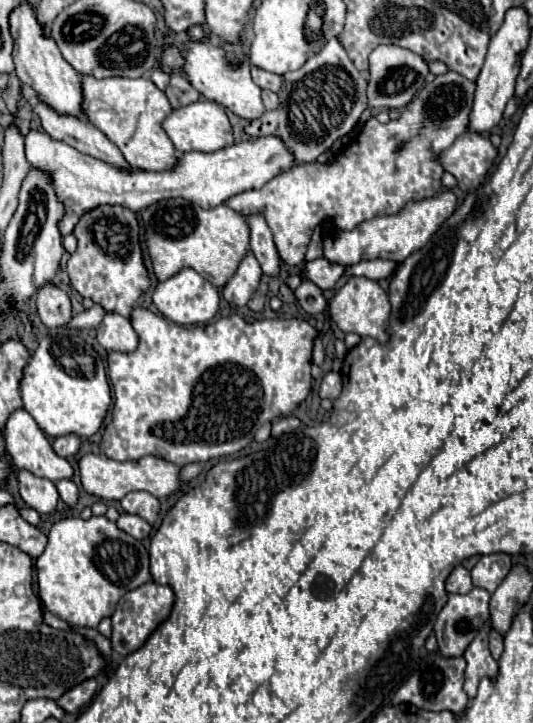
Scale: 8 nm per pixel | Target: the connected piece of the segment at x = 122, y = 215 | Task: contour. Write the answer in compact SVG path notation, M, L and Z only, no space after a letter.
M98 206L86 212L78 220L78 226L74 228L72 234L78 240L78 248L70 256L68 266L66 266L72 288L76 288L82 298L90 298L94 304L102 306L106 312L118 312L122 316L130 316L132 304L150 288L150 276L142 260L140 226L138 226L136 214L132 210L126 210L124 206Z

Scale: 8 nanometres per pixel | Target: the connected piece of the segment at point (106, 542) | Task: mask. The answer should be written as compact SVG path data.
M92 516L88 520L64 518L56 522L48 532L46 550L36 558L34 570L42 608L56 614L70 626L82 626L82 628L96 628L102 618L112 616L122 594L146 584L152 578L148 566L148 550L142 546L142 542L122 532L106 516Z

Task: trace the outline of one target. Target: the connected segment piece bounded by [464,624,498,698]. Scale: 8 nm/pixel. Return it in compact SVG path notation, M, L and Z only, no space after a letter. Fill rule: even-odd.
M486 624L484 630L480 630L480 634L472 640L472 644L464 652L464 658L468 662L464 690L470 698L474 698L476 690L478 690L478 682L482 678L490 678L494 682L496 674L498 674L498 662L492 658L490 650L488 650L488 630L490 630L490 626Z

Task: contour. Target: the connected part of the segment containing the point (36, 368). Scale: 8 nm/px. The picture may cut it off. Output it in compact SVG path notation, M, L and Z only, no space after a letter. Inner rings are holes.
M60 328L60 332L54 330L40 340L32 360L24 368L20 390L24 410L28 410L28 414L50 438L66 434L88 438L96 434L112 404L110 384L102 358L78 336L76 330L66 328Z

